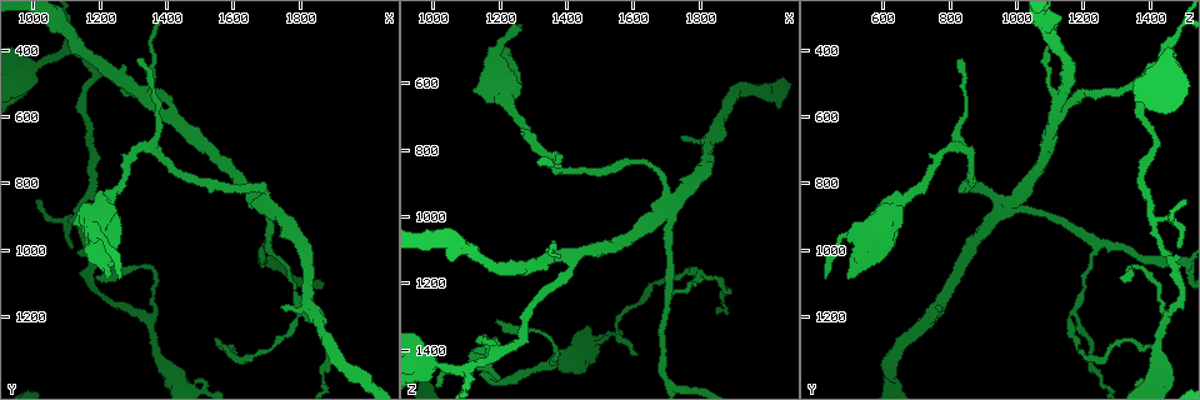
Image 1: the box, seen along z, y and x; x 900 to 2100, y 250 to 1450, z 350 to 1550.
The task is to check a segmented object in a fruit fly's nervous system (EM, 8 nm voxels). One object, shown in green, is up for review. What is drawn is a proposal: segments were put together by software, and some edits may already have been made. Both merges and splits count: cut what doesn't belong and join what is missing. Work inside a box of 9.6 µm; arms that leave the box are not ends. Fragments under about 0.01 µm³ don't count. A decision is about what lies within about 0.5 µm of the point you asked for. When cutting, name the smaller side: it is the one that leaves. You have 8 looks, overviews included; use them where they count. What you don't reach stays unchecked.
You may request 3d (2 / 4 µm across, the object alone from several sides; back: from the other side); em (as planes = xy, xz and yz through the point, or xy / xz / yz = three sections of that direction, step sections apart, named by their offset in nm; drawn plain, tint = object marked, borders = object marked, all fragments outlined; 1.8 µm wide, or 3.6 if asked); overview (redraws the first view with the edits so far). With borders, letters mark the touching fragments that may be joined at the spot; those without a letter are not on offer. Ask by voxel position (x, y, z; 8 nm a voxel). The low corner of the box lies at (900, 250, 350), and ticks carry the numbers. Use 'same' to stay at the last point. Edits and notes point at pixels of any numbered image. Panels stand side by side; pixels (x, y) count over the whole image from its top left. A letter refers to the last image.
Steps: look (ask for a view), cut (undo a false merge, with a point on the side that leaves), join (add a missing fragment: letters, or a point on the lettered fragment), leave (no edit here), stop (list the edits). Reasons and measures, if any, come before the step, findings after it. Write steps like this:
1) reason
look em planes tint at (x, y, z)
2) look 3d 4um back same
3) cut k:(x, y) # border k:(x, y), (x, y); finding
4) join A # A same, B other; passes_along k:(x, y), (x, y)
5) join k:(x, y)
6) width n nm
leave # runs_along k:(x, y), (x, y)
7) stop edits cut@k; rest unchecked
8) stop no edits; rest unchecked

four arms meet
look em yz step 8 tint at (1690, 860, 970)

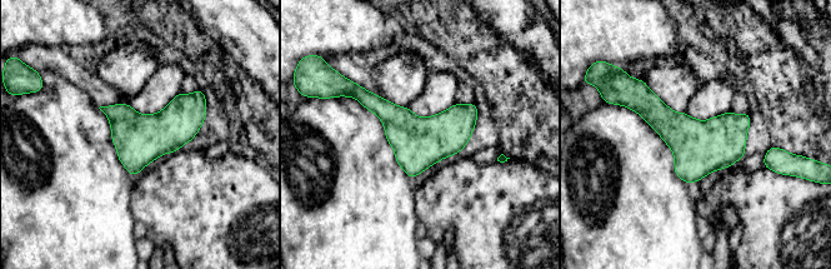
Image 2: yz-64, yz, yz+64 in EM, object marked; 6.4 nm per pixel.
cut it another way
look em planes borders same

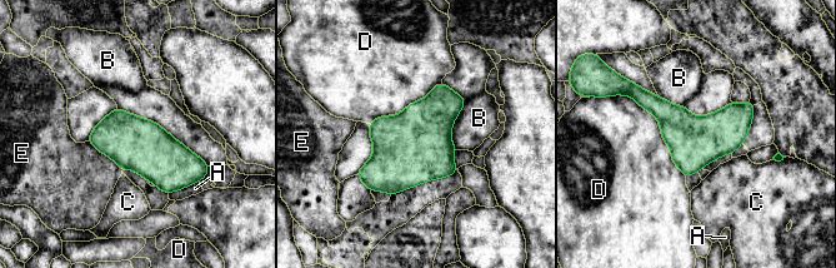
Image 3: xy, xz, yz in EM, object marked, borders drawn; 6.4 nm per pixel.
leave # A other, B other, C other, D other, E other; border 3:(118, 108), (155, 122), (209, 165); one neuron here

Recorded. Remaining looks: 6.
branch stops here
look 3d 4um at (1510, 1390, 1390)

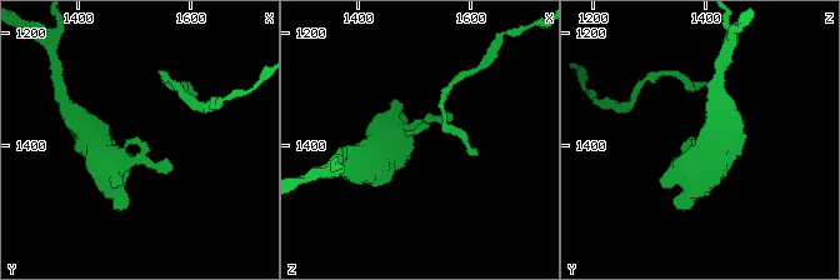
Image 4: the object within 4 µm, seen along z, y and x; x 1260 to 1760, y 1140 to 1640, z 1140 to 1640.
look em planes borders at (1510, 1385, 1380)

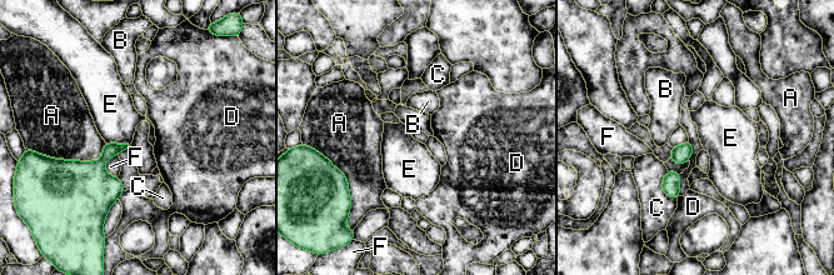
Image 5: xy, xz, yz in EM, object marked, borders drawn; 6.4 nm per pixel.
leave # A other, B other, C other, D other, E other, F other; border 5:(131, 140), (105, 143); no lettered fragment goes on from it

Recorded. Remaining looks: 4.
a fork
look em planes borders at (1700, 990, 1250)

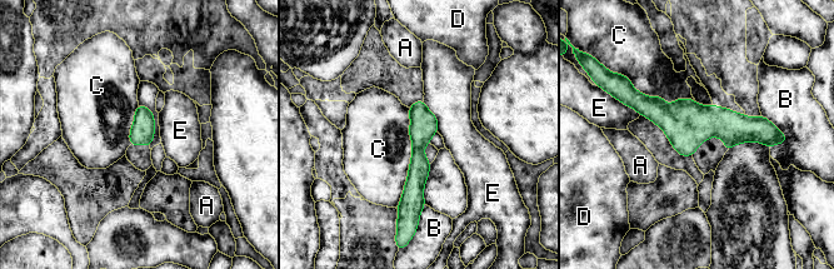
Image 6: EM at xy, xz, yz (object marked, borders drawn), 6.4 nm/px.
leave # A other, B other, C other, D other, E other; border 6:(409, 108), (411, 159), (396, 208); all the same neuron

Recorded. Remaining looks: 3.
stop no edits; rest unchecked

